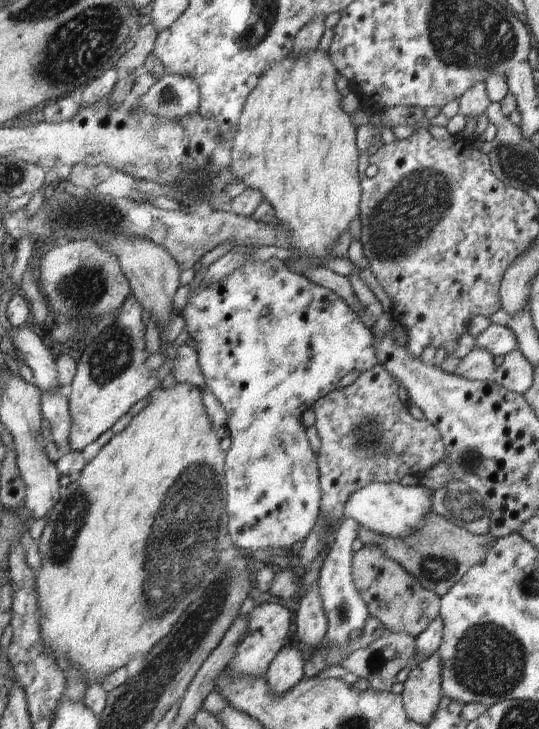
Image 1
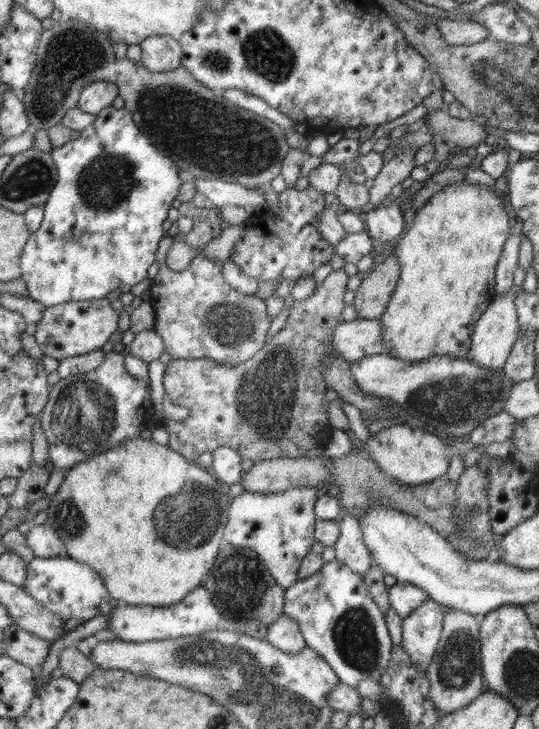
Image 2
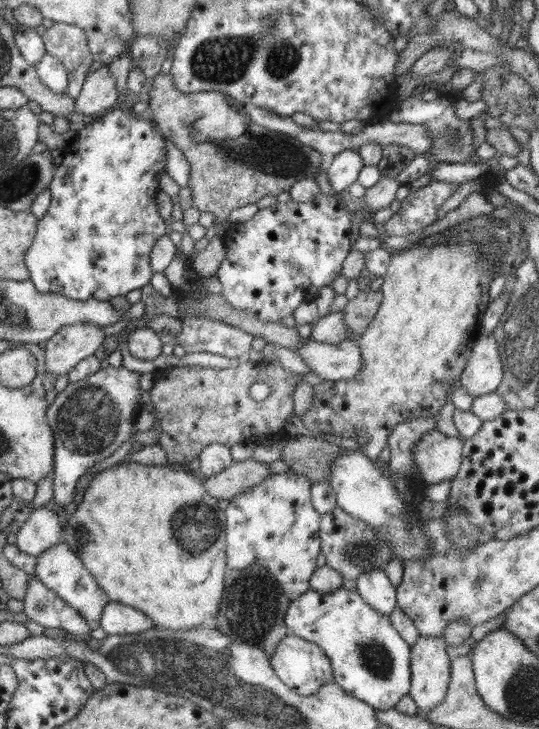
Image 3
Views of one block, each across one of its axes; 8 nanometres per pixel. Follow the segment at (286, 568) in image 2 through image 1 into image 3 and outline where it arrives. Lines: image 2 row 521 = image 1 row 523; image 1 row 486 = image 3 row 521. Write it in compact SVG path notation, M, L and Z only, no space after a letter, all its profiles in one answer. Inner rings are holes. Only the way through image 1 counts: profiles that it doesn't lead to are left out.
M294 471L272 473L264 482L229 500L224 511L228 570L247 570L252 565L264 567L281 584L290 601L310 589L309 580L321 553L321 514L311 501L312 484Z

